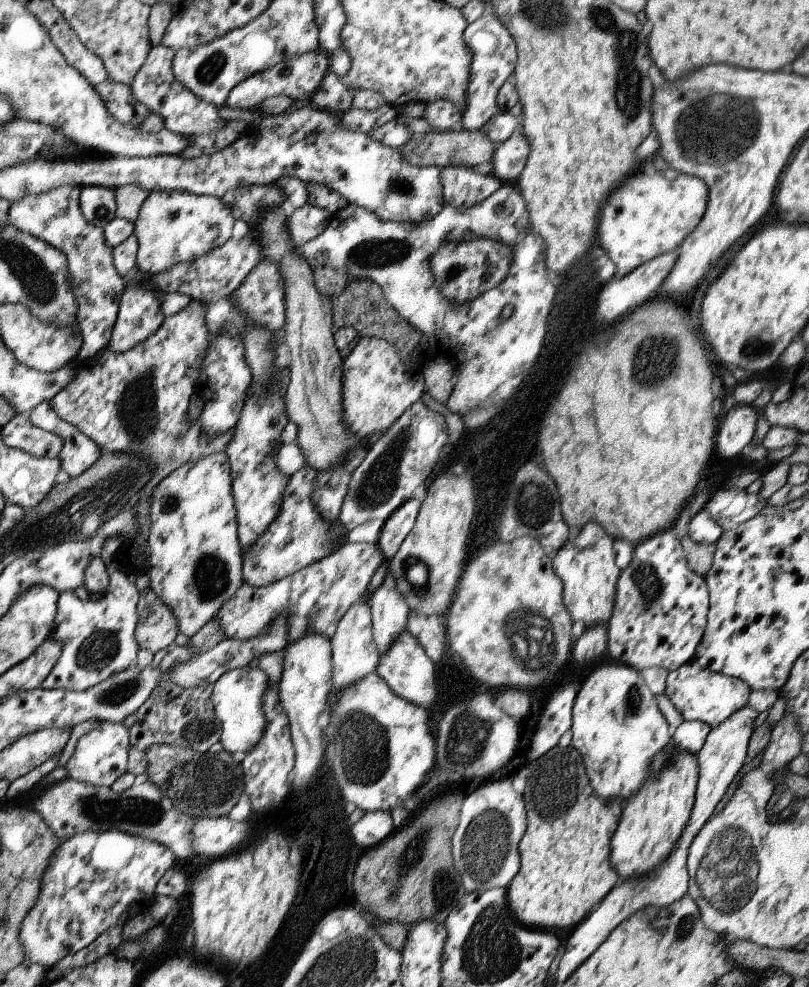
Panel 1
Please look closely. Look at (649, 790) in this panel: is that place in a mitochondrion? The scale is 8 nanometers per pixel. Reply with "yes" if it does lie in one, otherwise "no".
no

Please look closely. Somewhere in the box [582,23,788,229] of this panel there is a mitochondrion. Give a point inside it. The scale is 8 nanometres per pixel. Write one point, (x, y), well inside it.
(726, 125)

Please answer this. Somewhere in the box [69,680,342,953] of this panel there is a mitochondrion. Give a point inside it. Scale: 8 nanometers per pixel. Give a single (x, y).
(203, 782)

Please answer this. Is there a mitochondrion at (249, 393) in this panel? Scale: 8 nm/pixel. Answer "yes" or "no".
no

